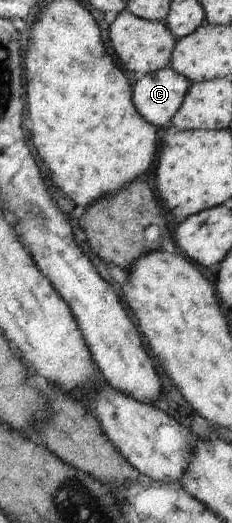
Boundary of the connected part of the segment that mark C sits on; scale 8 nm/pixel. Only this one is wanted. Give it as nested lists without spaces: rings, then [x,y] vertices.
[[[172,67],[151,72],[132,87],[132,100],[140,116],[164,131],[178,112],[191,83]]]

